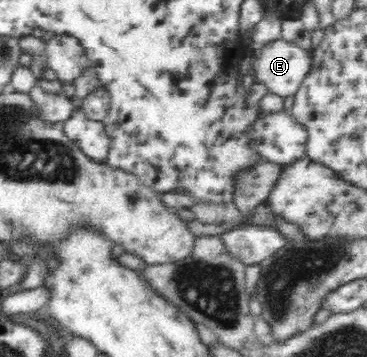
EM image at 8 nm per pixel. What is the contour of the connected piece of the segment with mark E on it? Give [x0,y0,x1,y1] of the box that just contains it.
[251,39,312,98]

